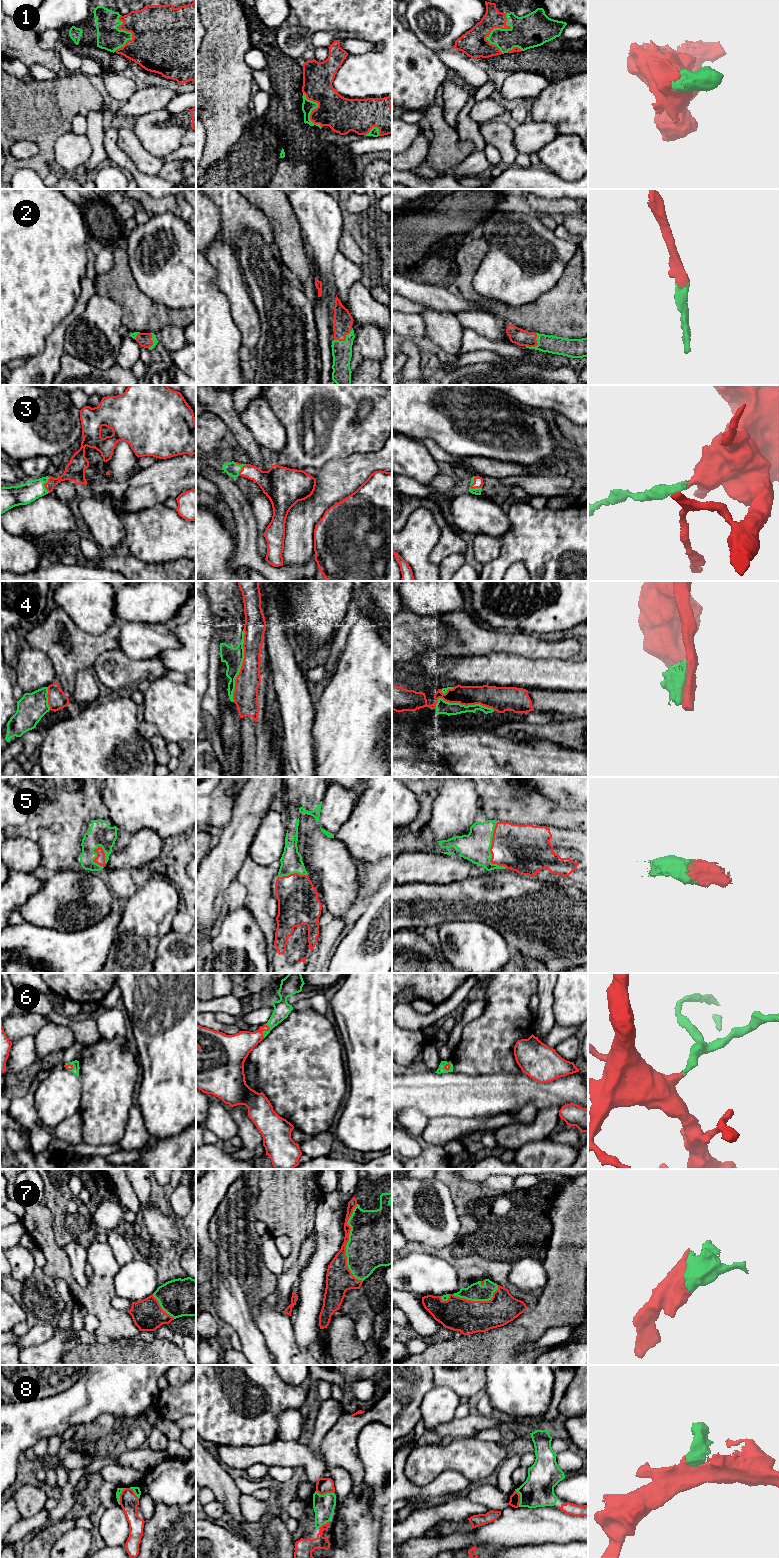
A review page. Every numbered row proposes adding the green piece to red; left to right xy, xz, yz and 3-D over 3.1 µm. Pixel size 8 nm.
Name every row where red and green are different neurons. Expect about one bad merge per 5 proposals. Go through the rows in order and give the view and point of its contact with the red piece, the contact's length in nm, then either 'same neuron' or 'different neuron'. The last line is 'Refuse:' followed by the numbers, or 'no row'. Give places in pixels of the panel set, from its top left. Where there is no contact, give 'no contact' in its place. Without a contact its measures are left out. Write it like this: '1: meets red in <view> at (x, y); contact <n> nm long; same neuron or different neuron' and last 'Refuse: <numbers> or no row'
1: meets red in yz at (495, 27); contact 320 nm long; same neuron
2: meets red in xz at (345, 339); contact 180 nm long; same neuron
3: meets red in yz at (470, 487); contact 120 nm long; same neuron
4: meets red in xz at (242, 665); contact 600 nm long; different neuron
5: meets red in yz at (490, 850); contact 380 nm long; same neuron
6: meets red in xz at (265, 1030); contact 110 nm long; same neuron
7: meets red in xz at (346, 1244); contact 650 nm long; same neuron
8: meets red in xz at (324, 1493); contact 150 nm long; same neuron
Refuse: 4

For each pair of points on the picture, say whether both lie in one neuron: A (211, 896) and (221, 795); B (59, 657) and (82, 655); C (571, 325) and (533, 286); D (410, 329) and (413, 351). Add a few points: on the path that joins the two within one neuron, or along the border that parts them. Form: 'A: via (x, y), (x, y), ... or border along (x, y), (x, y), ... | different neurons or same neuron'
A: border along (231, 813), (229, 822), (217, 833) | different neurons
B: via (65, 657), (76, 655) | same neuron
C: border along (559, 279), (553, 287), (537, 298), (520, 305) | different neurons
D: border along (411, 338), (406, 342) | different neurons

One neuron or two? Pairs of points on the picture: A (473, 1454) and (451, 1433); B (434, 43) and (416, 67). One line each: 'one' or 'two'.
A: two
B: two

